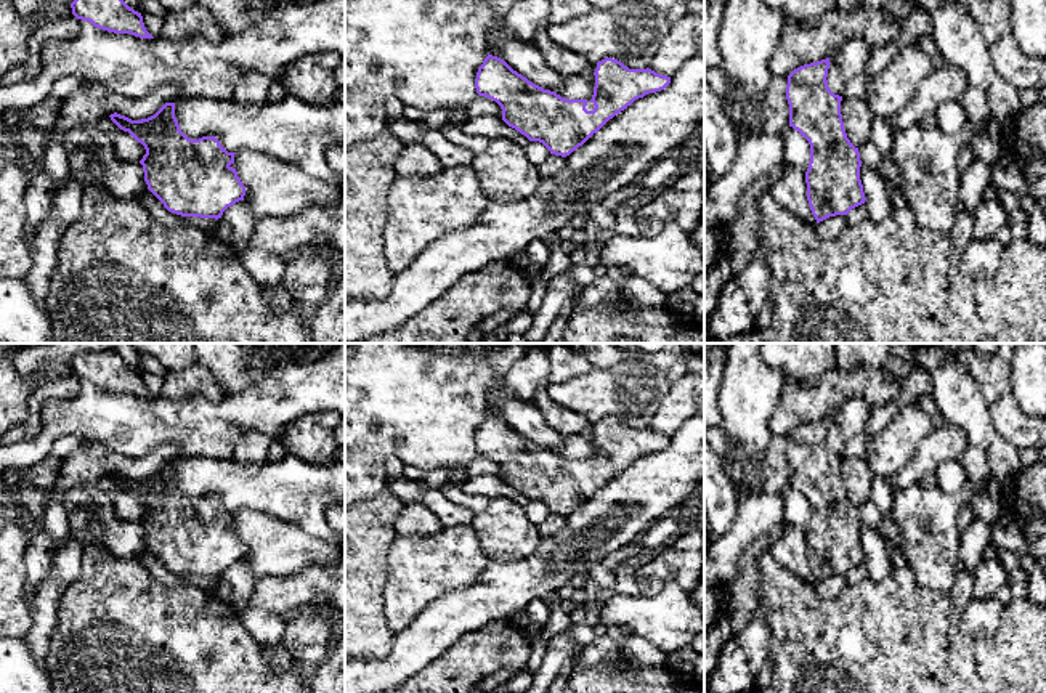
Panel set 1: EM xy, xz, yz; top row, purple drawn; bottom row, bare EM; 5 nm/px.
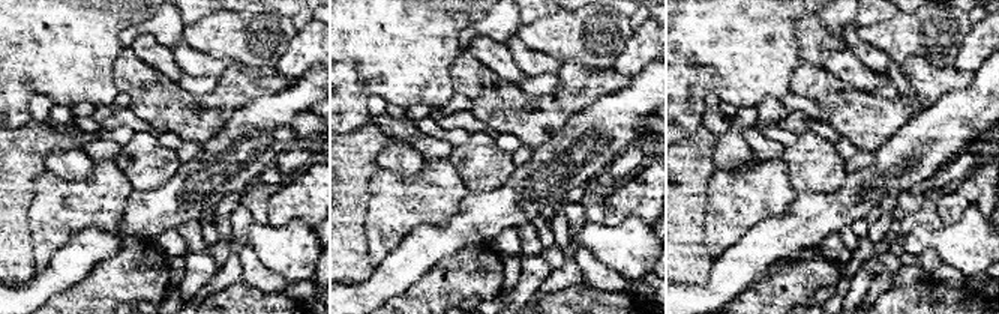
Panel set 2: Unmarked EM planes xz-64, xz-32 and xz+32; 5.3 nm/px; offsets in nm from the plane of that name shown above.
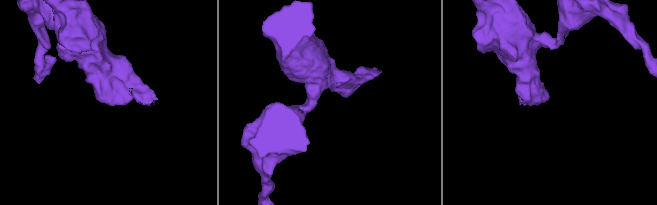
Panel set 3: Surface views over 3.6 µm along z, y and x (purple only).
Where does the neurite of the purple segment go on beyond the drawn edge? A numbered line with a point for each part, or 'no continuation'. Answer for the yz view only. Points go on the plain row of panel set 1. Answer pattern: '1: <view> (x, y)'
1: yz (859, 573)

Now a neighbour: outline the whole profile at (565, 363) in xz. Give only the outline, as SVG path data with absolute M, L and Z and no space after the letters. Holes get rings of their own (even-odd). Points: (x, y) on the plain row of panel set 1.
M547 343L545 353L550 361L549 383L562 383L592 369L590 361L565 343Z

